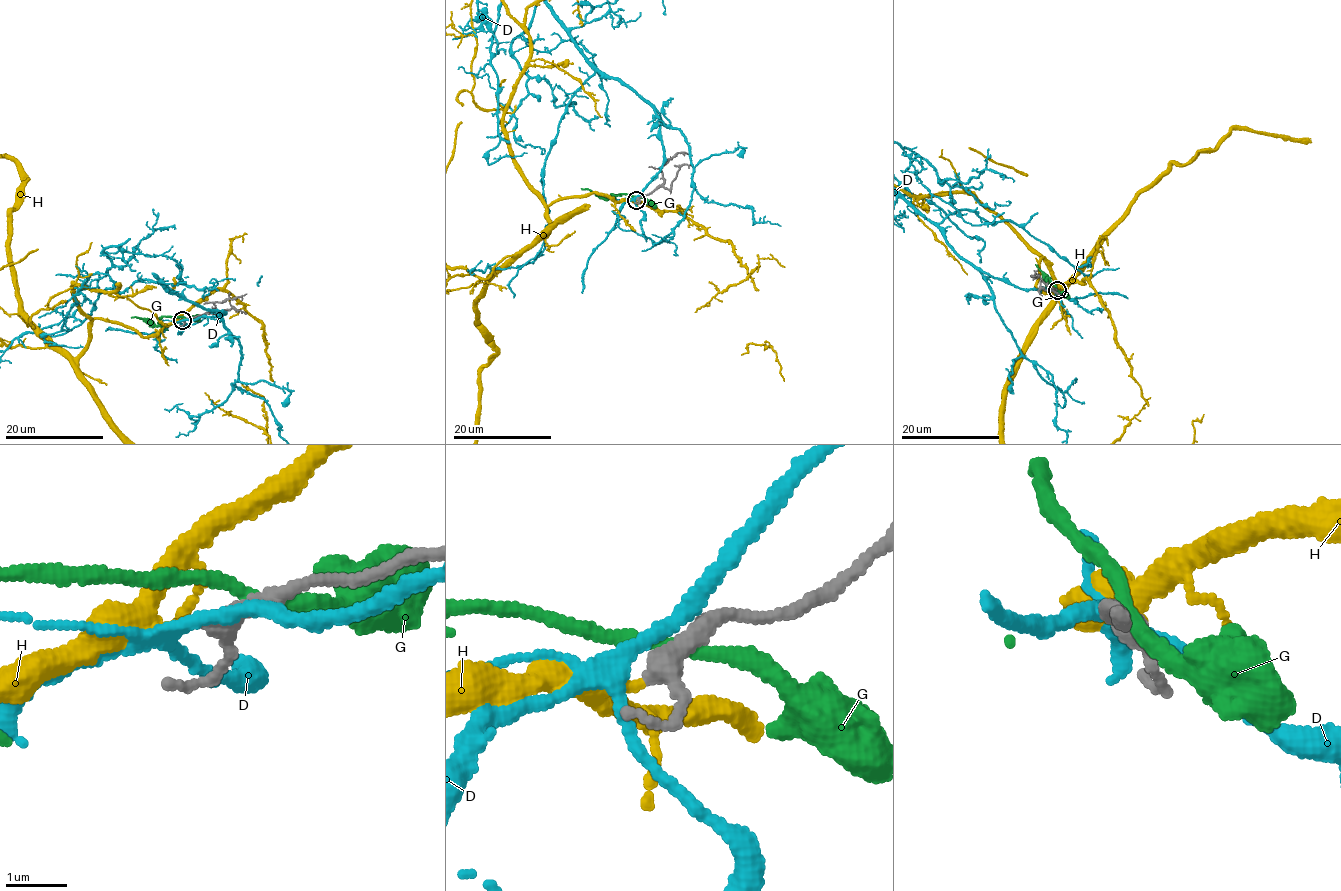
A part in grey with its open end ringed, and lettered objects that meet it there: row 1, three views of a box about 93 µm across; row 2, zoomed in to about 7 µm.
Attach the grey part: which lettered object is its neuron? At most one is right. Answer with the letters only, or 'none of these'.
H

